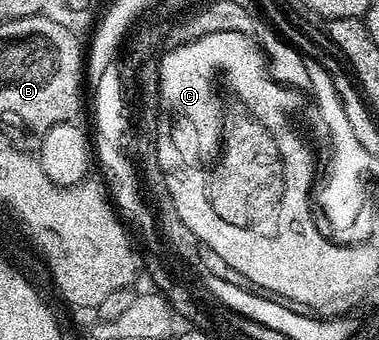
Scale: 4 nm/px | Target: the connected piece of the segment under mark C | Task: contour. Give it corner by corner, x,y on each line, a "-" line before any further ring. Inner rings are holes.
215,33
214,35
206,35
205,37
199,37
196,41
186,41
184,45
178,46
176,49
171,49
168,52
164,53
163,56
159,58
160,60
160,107
159,107
159,121
157,123
157,143
156,143
156,162
155,168
160,168
160,173
164,176
164,185
168,188
168,197
172,200
172,205
176,208
175,216
180,219
182,223
186,225
194,233
200,242
201,246
207,251
213,252
217,255
220,255
222,259
226,261
230,267
241,272
242,275
246,275
247,279
250,279
251,282
256,283
259,288
264,288
266,291
274,292
277,295
277,298
283,299
285,302
295,304
297,301
305,301
306,304
315,305
318,309
323,310
339,310
344,309
345,301
347,300
347,296
350,290
353,290
362,283
362,279
360,277
346,277
346,275
350,275
350,269
346,267
346,265
342,265
342,263
346,263
346,259
350,259
350,243
340,243
340,245
335,245
332,241
327,241
326,238
320,234
320,229
316,226
316,221
312,218
312,209
308,206
308,199
310,203
310,194
314,189
314,181
312,183
312,176
317,176
318,169
316,171
315,167
312,166
312,153
308,150
308,145
303,141
302,138
296,134
296,129
294,126
288,122
288,113
292,113
296,108
300,105
300,97
301,94
297,92
297,90
287,86
280,84
271,76
269,70
266,68
266,58
258,48
255,41
252,40
251,37
247,37
244,33

